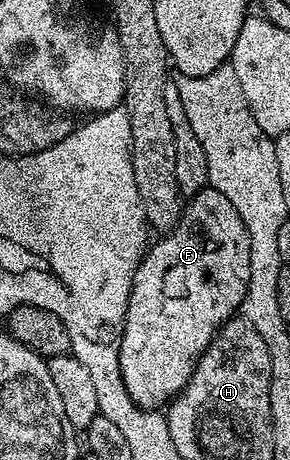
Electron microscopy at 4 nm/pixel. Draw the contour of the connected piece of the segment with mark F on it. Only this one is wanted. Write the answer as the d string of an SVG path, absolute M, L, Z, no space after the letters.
M206 188L192 195L184 203L177 225L162 238L165 239L154 246L152 243L141 257L117 346L121 379L131 400L142 410L157 410L177 397L222 323L240 311L251 280L251 240L239 212L223 192Z

